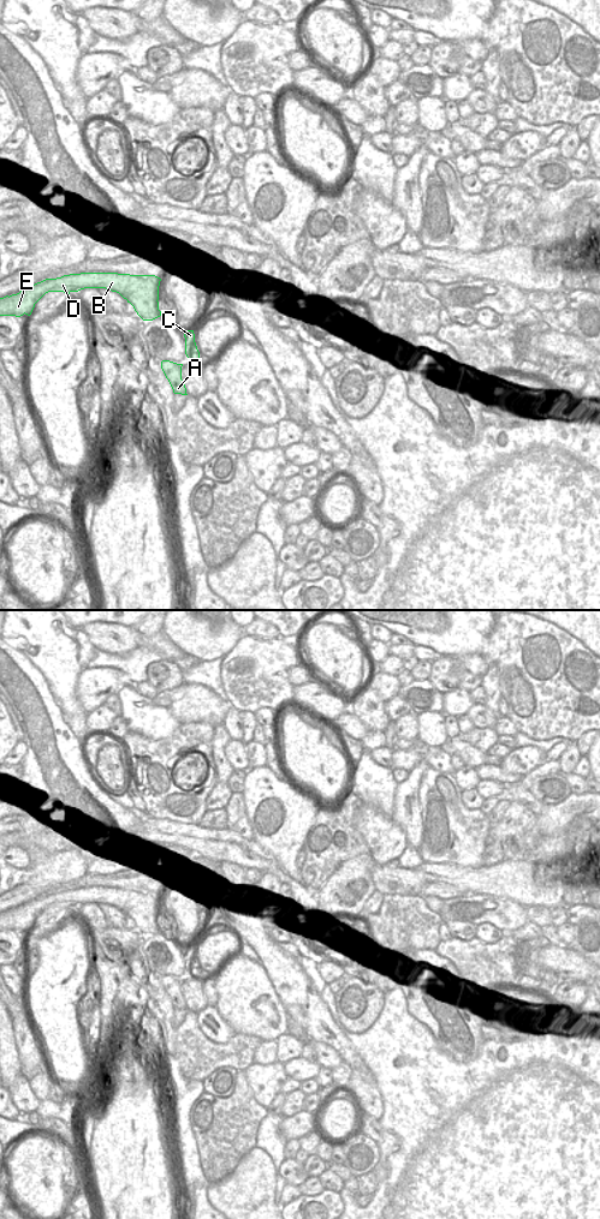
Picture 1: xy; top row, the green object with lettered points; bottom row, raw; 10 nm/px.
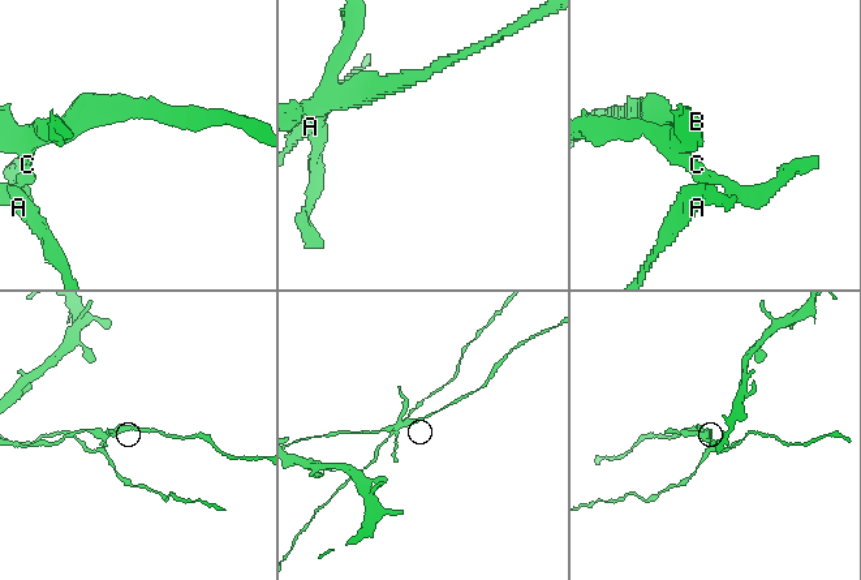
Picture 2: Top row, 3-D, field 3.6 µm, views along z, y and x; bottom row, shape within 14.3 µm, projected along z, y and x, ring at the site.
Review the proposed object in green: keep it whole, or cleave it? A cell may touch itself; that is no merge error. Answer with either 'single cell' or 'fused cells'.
fused cells

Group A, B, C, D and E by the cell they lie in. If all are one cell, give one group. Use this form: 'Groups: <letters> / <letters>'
Groups: A / B C D E

